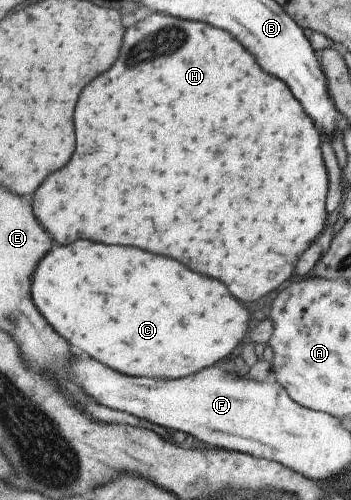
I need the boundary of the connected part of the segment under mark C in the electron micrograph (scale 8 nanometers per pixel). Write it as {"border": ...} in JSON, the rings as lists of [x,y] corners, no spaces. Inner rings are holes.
{"border":[[[95,241],[57,247],[39,267],[35,301],[39,301],[39,309],[47,313],[51,325],[55,325],[75,349],[135,377],[179,379],[213,367],[245,341],[253,321],[251,309],[233,297],[229,287],[219,279],[197,273],[173,257],[163,257],[139,247],[103,245]]]}

